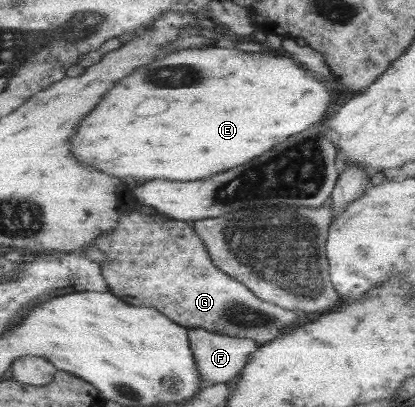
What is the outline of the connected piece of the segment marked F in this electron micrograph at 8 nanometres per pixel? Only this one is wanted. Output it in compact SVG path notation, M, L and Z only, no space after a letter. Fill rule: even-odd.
M203 327L190 328L190 346L194 350L195 359L198 360L198 370L202 380L210 385L235 382L249 363L250 355L255 353L261 345L259 341L253 339L209 332Z

